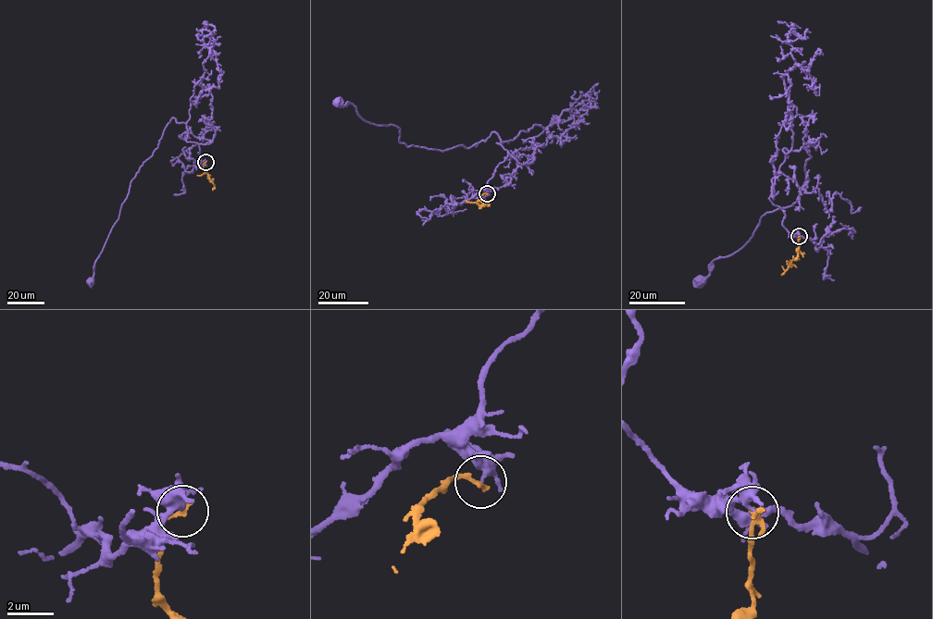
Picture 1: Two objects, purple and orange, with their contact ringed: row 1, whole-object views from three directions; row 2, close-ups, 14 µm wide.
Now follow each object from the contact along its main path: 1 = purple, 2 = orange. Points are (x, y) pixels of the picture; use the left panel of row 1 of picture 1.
1: (205, 162), (201, 164), (197, 143), (186, 142), (186, 125), (173, 117), (132, 179), (89, 280)
2: (205, 162), (204, 169), (214, 184), (213, 190)

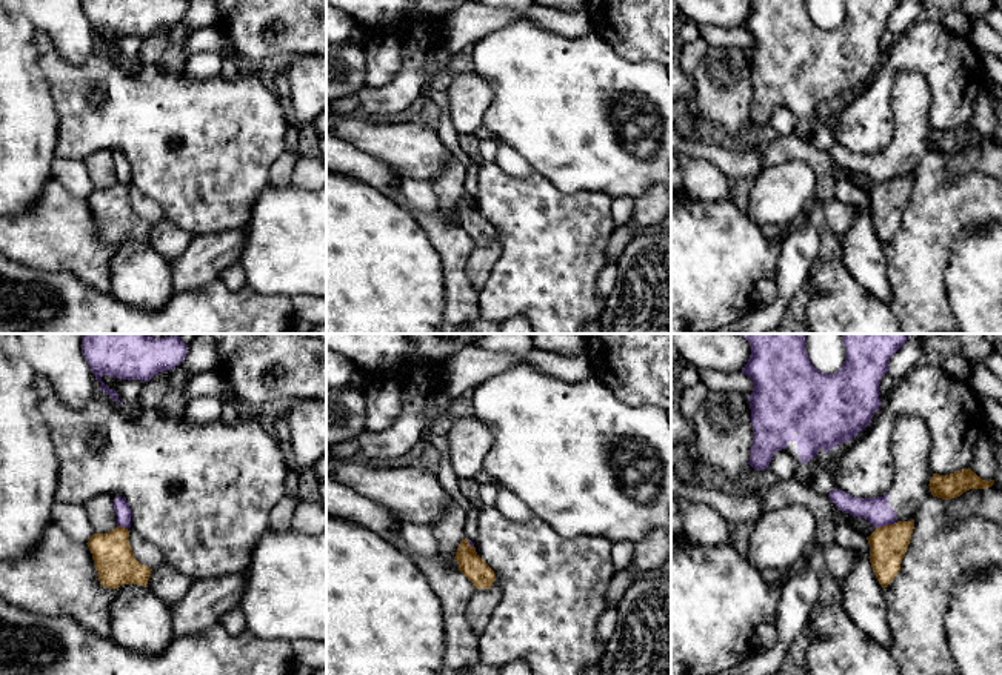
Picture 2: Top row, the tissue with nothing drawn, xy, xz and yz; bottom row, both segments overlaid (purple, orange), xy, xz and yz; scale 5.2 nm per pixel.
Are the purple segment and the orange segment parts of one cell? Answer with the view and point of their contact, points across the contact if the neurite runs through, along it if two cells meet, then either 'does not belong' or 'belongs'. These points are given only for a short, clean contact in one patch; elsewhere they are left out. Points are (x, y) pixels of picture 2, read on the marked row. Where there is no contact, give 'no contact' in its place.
yz (885, 525) | along yz (895, 522), (876, 528) | does not belong

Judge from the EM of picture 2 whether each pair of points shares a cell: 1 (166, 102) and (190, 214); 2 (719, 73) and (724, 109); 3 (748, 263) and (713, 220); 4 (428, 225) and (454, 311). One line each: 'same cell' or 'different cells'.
1: same cell
2: same cell
3: same cell
4: same cell

